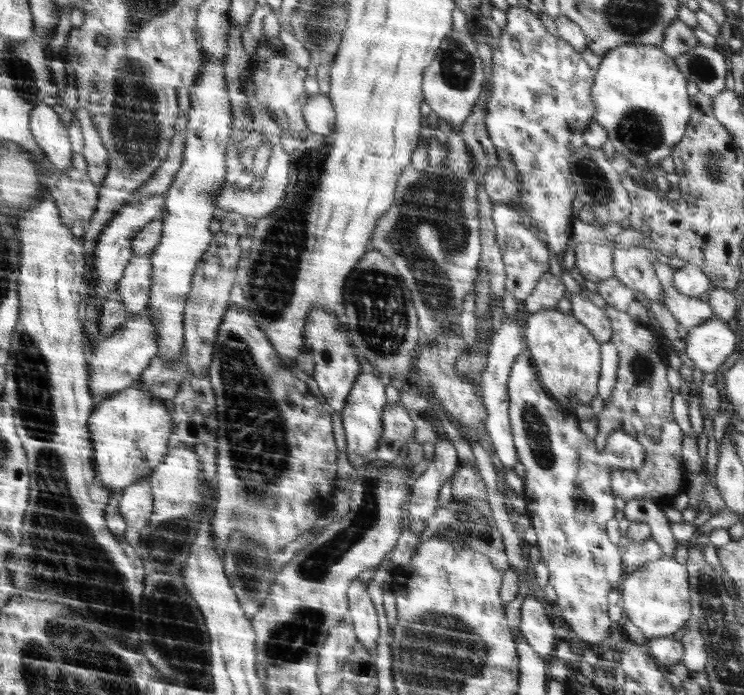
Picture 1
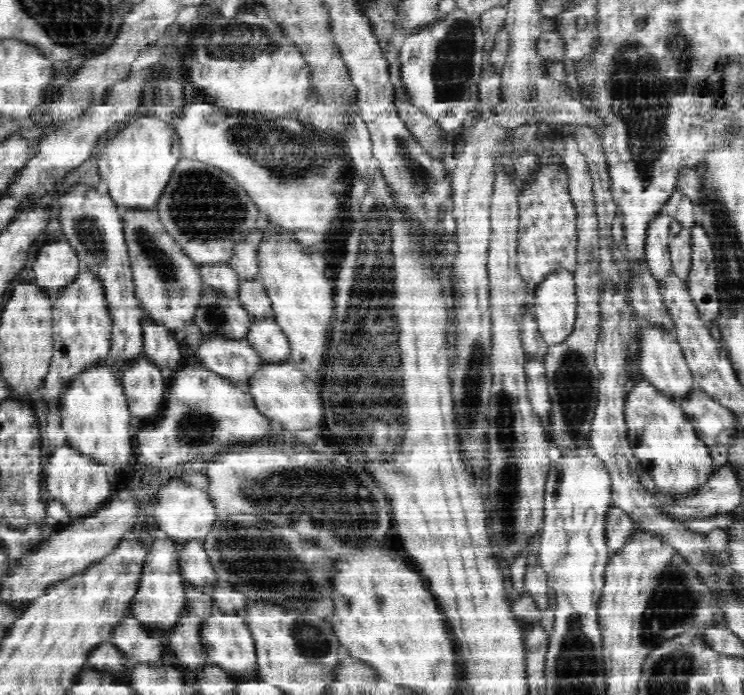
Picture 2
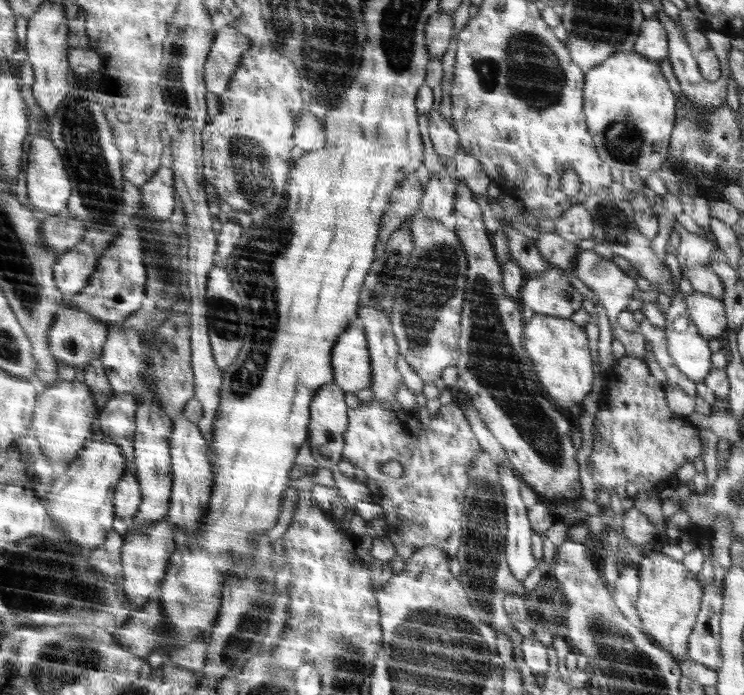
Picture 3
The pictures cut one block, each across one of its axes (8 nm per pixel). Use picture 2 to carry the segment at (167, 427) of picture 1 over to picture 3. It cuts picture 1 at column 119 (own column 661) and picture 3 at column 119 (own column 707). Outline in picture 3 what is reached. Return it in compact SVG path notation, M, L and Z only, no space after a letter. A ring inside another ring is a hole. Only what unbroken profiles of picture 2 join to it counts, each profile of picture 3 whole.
M104 428L98 431L98 435L90 437L70 468L54 480L49 494L45 497L51 523L58 525L66 535L70 535L70 539L82 549L96 550L110 537L115 517L114 490L126 471L127 463L121 446L106 437Z

